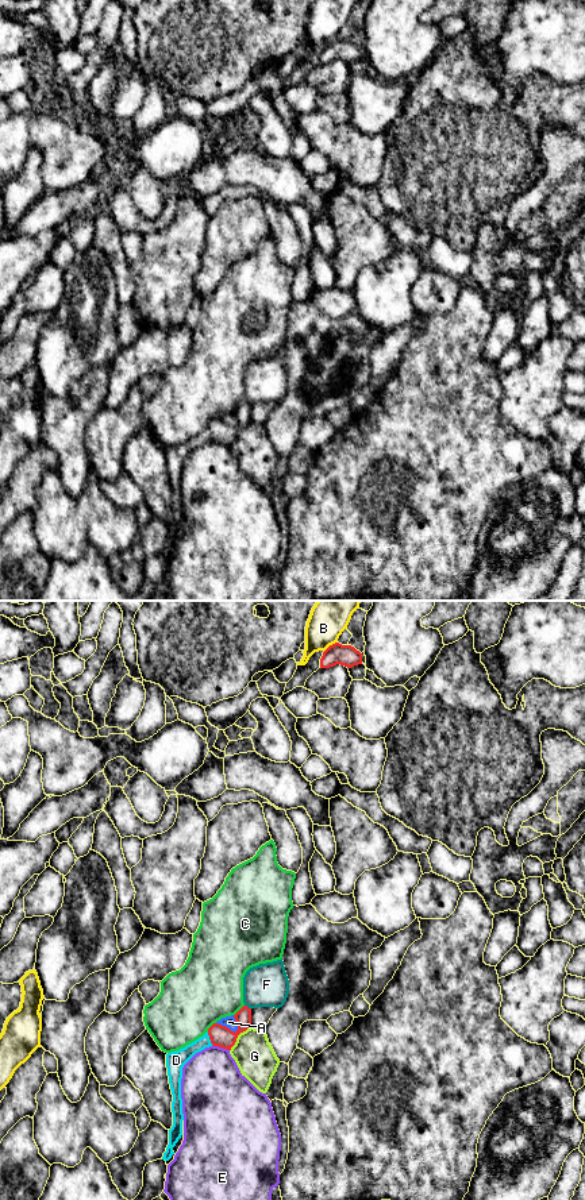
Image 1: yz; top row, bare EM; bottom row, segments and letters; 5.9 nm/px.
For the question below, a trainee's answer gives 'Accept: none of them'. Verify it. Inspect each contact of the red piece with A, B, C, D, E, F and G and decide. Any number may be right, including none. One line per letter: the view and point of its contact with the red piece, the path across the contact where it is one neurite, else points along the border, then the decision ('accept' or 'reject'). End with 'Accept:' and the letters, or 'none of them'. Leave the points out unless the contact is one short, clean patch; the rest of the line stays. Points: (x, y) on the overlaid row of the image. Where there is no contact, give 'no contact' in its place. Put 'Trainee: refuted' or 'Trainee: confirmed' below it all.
A: meets red in yz at (227, 1027); reject
B: meets red in yz at (330, 645); border along yz (335, 641), (324, 651); reject
C: meets red in yz at (210, 1027); reject
D: meets red in yz at (210, 1038); runs through yz (220, 1035), (210, 1038), (176, 1060); accept
E: meets red in yz at (220, 1046); border along yz (212, 1044), (229, 1050); reject
F: meets red in yz at (246, 1006); border along yz (245, 1004), (250, 1008); reject
G: meets red in yz at (237, 1037); reject
Accept: D
Trainee: refuted

